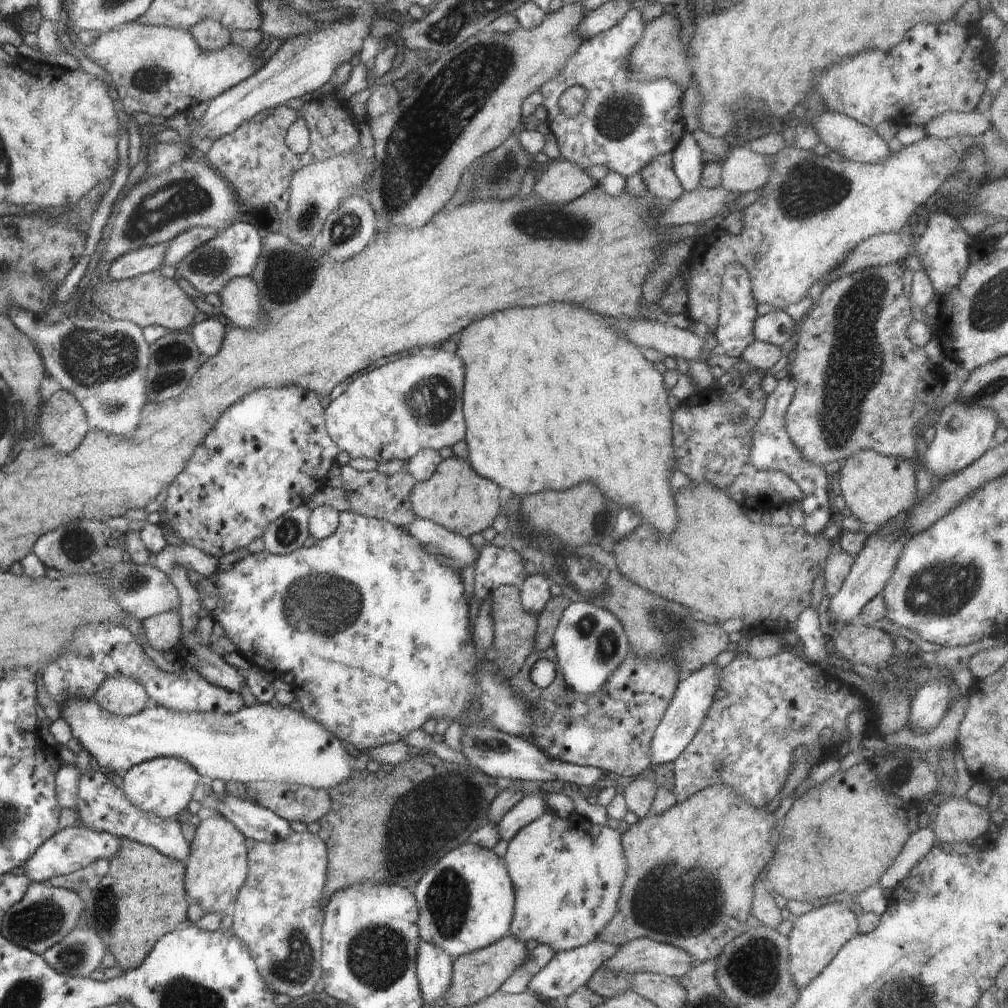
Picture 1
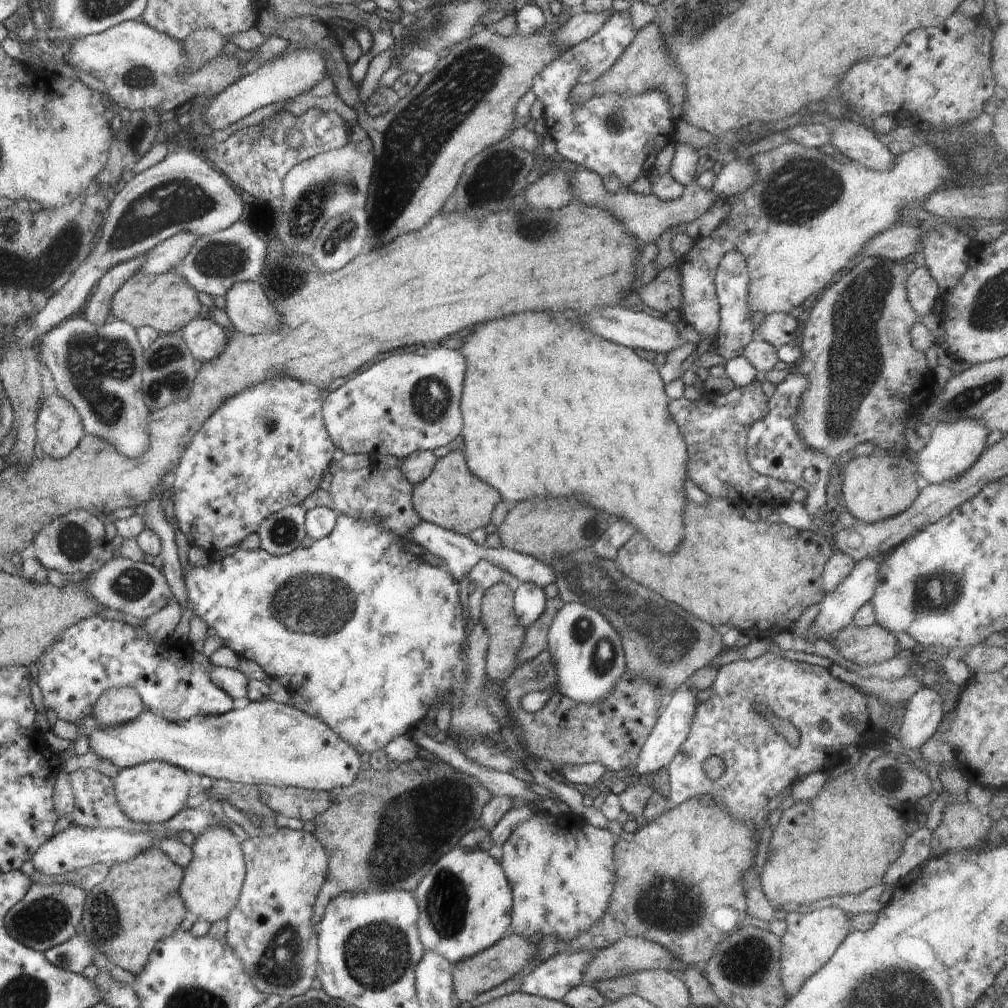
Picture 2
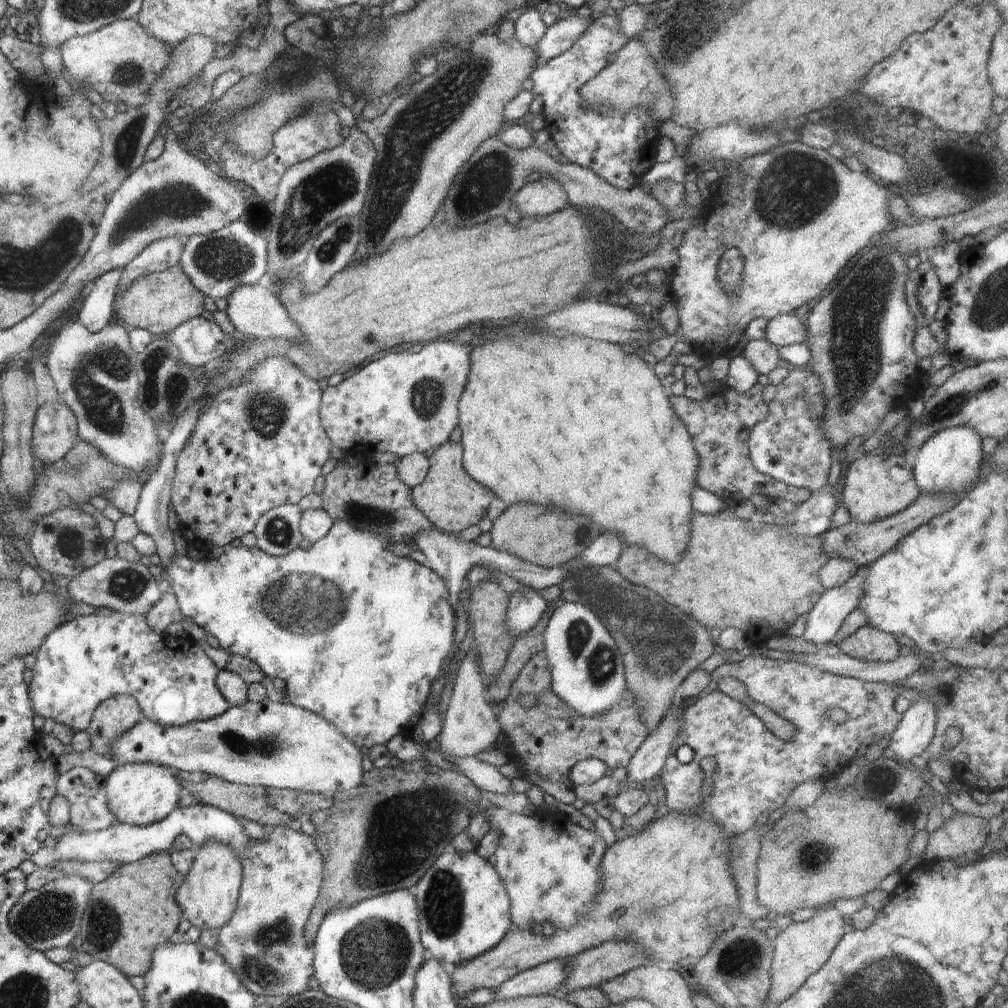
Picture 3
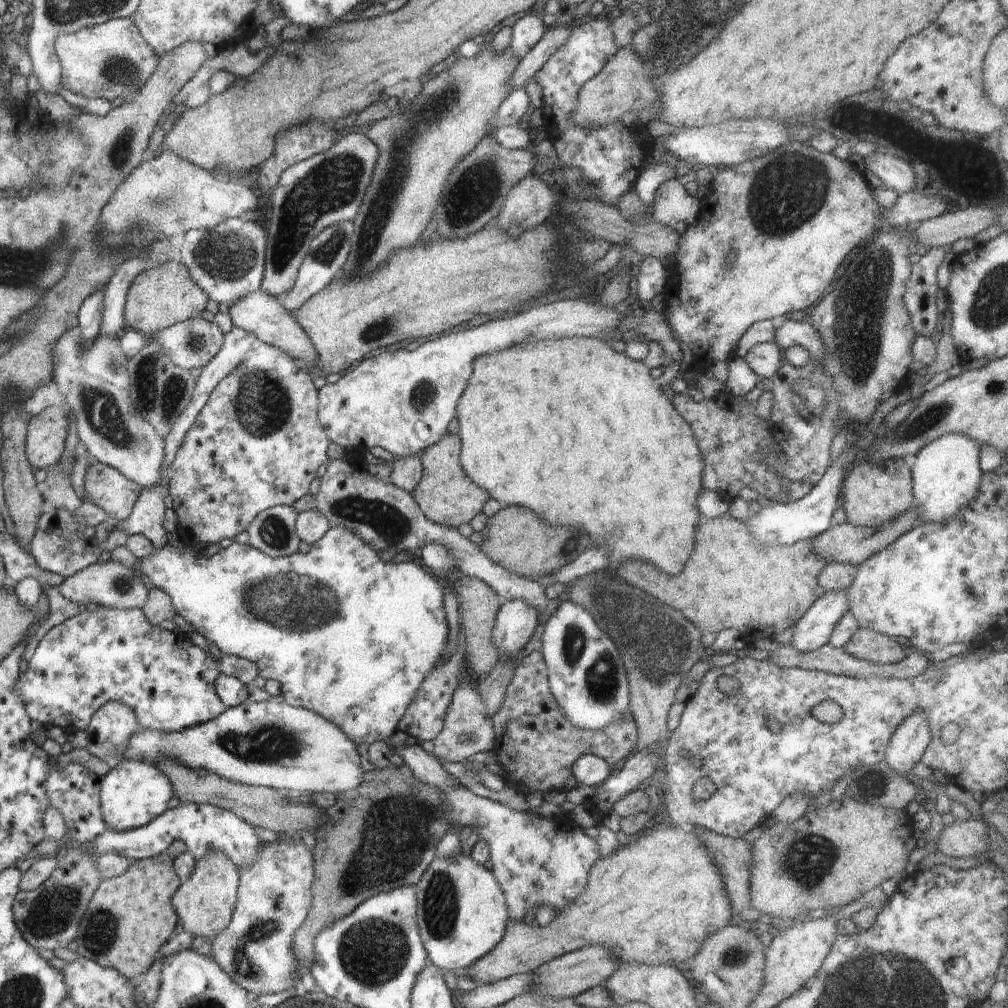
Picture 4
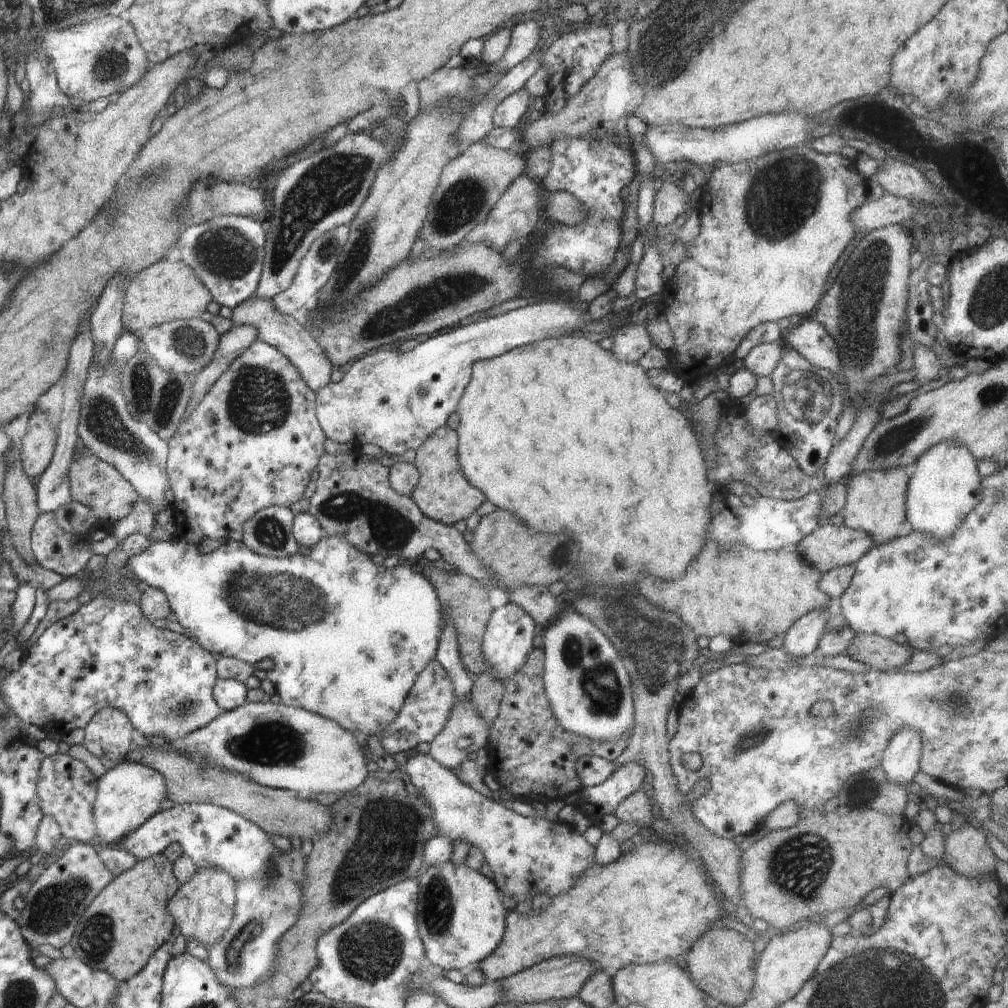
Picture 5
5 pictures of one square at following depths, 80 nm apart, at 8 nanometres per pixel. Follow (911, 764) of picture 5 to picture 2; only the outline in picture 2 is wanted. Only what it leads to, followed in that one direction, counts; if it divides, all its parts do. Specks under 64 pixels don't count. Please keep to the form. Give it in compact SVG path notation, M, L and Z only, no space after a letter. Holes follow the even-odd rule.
M924 686L905 706L903 723L896 738L908 748L920 748L938 730L944 715L940 693Z

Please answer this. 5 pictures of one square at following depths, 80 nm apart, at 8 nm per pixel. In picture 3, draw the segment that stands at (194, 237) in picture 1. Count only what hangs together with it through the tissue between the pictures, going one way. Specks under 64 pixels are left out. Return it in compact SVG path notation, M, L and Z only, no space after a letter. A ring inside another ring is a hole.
M178 236L166 237L149 244L131 263L122 268L117 296L140 275L162 272L178 265L185 242L186 239Z

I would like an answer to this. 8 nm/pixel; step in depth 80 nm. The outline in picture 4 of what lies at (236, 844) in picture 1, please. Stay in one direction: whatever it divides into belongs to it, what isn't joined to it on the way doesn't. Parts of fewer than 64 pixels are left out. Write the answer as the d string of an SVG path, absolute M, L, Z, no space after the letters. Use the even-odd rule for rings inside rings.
M210 851L195 861L190 878L182 882L172 897L172 906L184 930L192 936L206 936L213 940L230 924L239 887L239 870L220 851Z

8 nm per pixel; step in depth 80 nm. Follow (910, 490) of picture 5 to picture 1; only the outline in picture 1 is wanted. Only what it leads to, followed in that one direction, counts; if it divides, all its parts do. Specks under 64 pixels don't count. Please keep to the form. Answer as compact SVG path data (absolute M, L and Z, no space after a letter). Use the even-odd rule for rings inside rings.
M952 401L945 406L934 426L936 435L925 454L920 456L920 461L937 477L944 478L944 476L961 471L990 449L994 445L994 434L1002 424L997 412L991 408L982 408L962 401Z

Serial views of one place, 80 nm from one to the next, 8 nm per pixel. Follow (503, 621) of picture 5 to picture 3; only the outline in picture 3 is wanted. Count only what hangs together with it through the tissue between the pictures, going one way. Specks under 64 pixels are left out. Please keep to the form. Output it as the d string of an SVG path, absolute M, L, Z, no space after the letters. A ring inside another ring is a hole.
M520 587L509 597L506 622L512 638L528 632L547 610L547 601L532 587Z

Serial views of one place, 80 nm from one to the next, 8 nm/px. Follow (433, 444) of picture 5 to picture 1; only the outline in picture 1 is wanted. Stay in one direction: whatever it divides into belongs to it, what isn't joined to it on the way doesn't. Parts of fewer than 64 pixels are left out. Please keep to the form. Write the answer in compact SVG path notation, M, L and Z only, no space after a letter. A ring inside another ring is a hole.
M454 456L444 459L428 480L416 482L410 493L410 504L416 516L468 539L472 534L492 526L494 518L502 510L498 499L500 489L496 483L480 476L469 461Z

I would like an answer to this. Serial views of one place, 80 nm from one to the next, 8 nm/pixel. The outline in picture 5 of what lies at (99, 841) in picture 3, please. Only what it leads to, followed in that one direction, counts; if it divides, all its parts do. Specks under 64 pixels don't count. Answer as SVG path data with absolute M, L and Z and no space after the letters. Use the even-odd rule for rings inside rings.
M177 804L169 810L158 812L146 823L138 827L136 831L128 836L123 836L114 846L129 852L138 859L148 859L150 855L157 855L163 852L170 843L178 843L183 850L183 854L189 856L197 868L218 867L230 873L235 881L246 880L258 873L263 873L270 865L274 866L274 854L276 847L272 844L268 834L254 823L244 820L236 812L230 809L210 804Z

